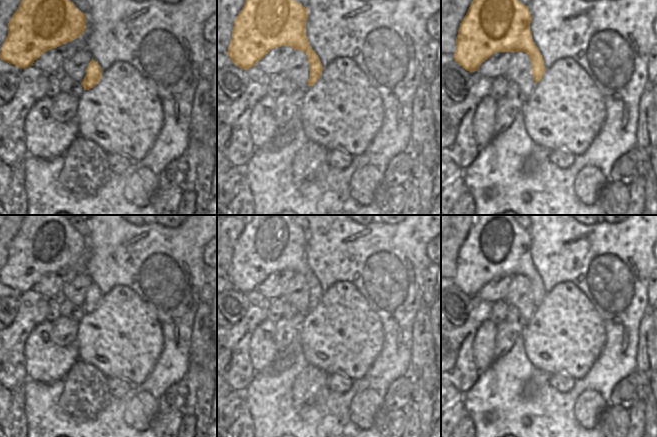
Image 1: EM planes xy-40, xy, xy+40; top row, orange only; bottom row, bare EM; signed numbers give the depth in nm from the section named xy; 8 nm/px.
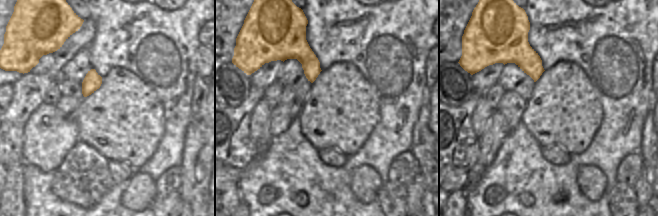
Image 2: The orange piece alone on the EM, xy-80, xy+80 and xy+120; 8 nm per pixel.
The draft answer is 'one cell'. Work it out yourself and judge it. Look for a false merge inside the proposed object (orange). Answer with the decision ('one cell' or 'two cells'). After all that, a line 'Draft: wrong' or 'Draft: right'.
one cell
Draft: right

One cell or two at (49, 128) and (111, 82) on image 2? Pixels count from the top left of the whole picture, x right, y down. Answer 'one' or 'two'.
two

